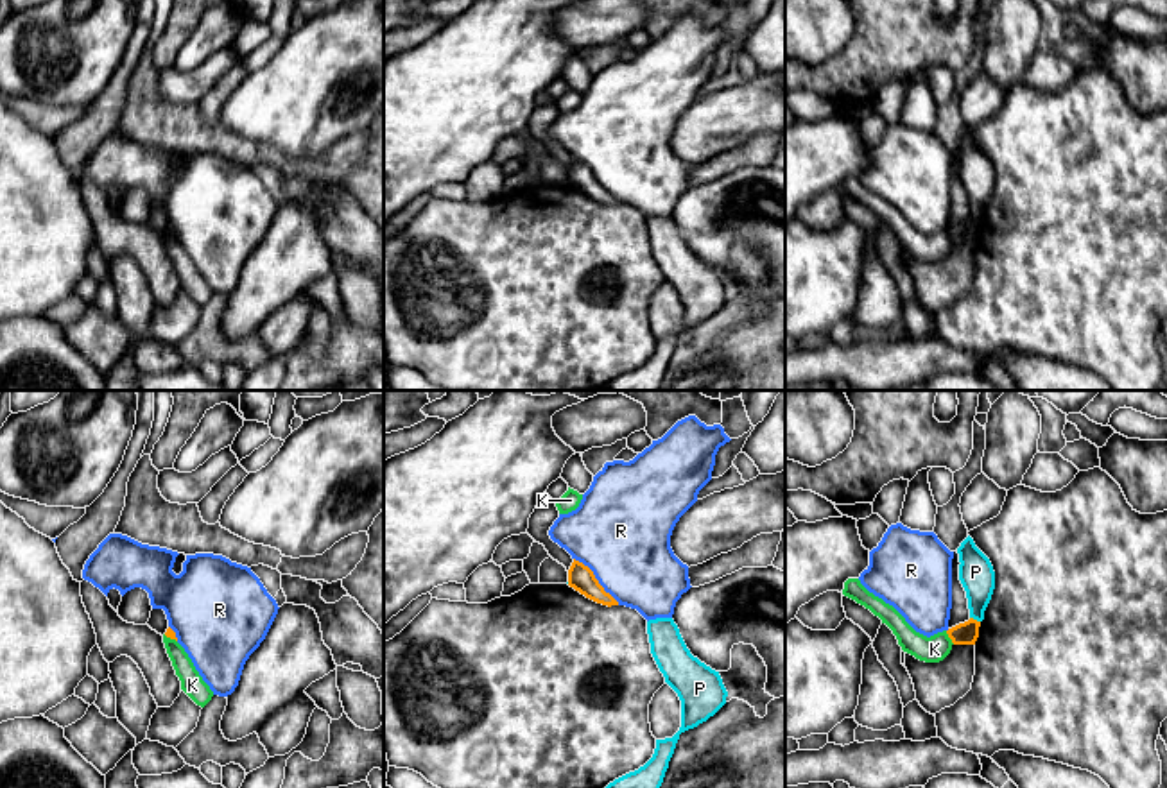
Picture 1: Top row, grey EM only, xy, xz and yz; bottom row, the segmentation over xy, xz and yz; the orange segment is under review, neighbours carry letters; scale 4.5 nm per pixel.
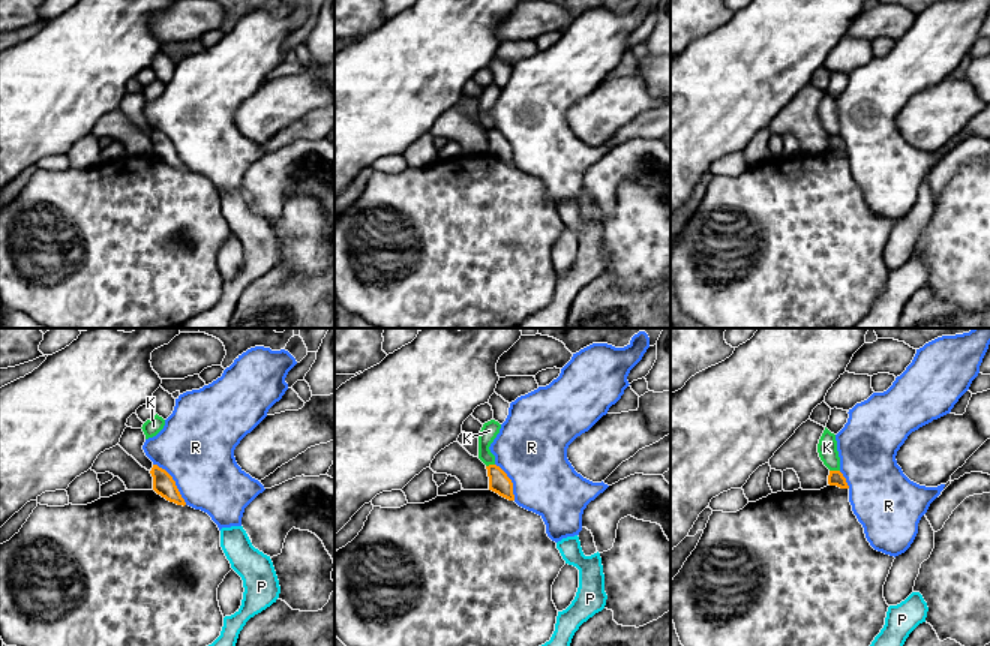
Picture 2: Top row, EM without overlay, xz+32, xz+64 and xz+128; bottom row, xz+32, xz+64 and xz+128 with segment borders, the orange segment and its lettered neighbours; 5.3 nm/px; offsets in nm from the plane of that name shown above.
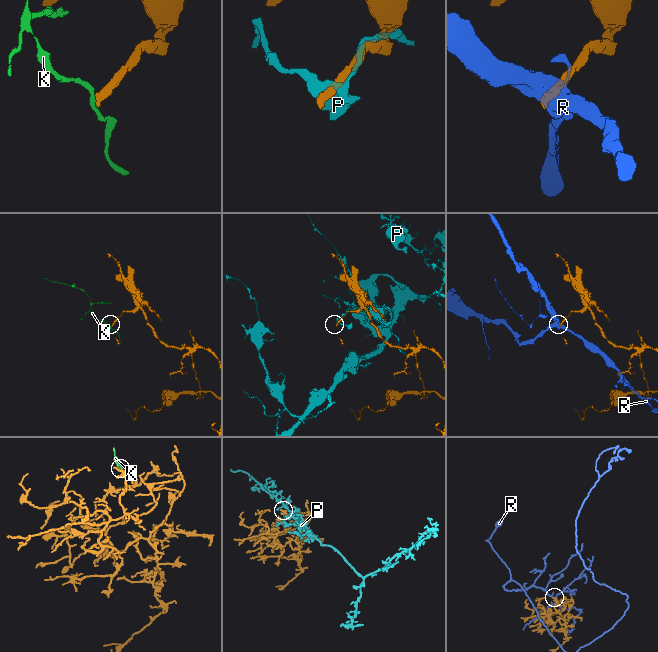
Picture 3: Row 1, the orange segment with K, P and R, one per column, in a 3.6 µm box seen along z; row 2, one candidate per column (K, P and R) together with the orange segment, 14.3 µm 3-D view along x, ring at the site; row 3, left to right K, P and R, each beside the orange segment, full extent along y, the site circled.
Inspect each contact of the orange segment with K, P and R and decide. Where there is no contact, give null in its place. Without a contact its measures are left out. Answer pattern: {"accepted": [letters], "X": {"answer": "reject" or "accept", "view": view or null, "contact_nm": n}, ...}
{"accepted": [], "K": {"answer": "reject", "view": "yz", "contact_nm": 80}, "P": {"answer": "reject", "view": "yz", "contact_nm": 50}, "R": {"answer": "reject", "view": "xz", "contact_nm": 300}}

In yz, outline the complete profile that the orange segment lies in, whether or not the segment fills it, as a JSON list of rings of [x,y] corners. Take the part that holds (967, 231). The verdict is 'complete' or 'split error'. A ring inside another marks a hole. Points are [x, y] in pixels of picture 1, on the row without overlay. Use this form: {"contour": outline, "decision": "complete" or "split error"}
{"contour": [[[970,217],[964,222],[959,222],[947,229],[954,244],[975,244],[979,236],[981,220]]], "decision": "complete"}

